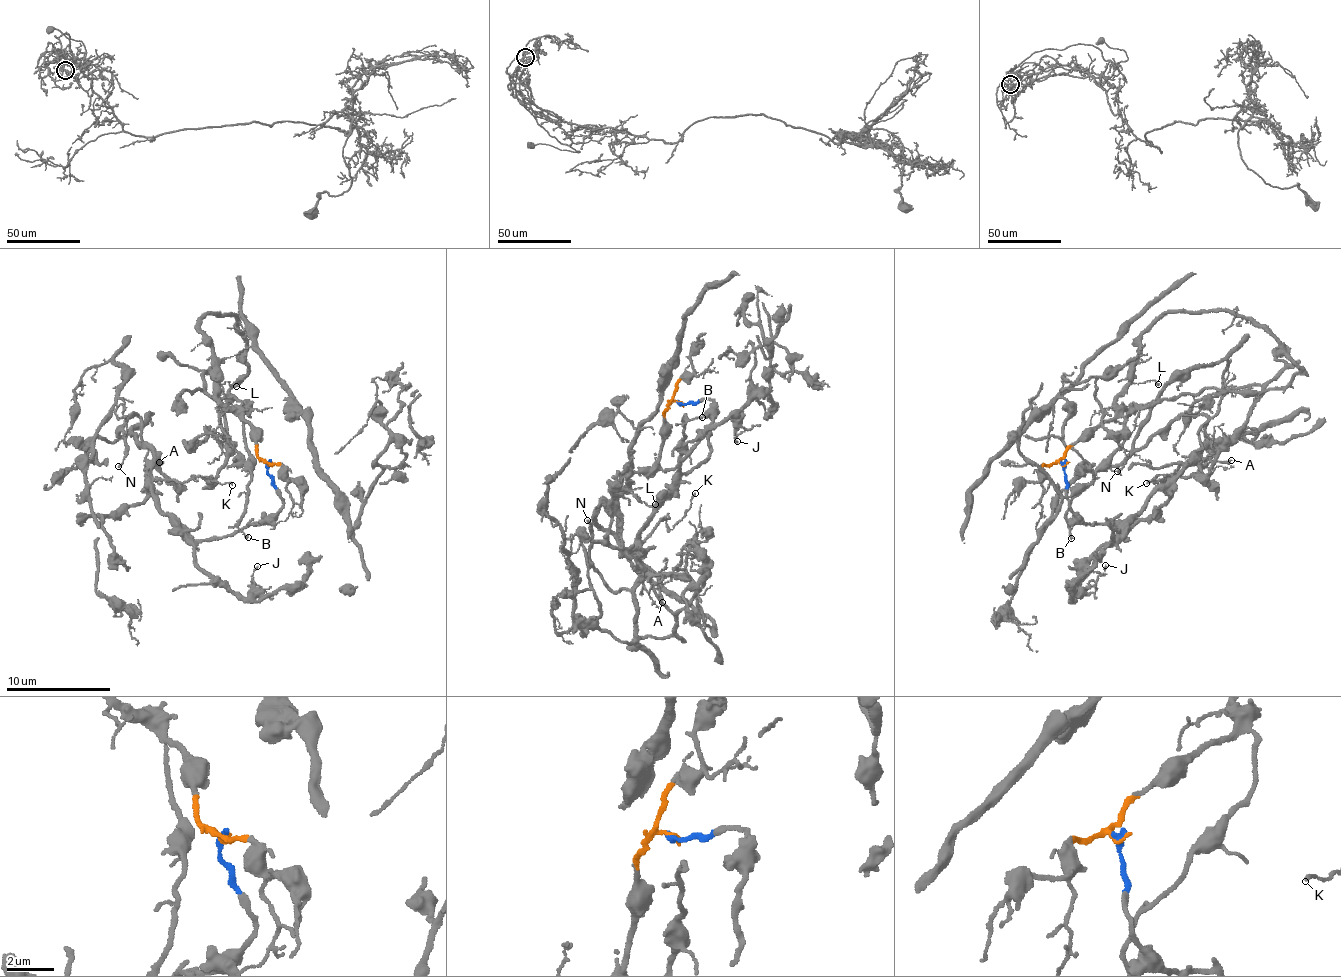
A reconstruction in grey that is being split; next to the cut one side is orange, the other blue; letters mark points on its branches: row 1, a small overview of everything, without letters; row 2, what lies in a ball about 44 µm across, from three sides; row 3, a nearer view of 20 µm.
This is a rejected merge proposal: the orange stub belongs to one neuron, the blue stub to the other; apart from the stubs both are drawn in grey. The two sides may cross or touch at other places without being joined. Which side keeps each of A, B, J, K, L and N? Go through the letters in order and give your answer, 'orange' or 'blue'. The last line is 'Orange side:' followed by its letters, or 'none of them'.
A: blue
B: orange
J: blue
K: blue
L: orange
N: blue
Orange side: B, L

